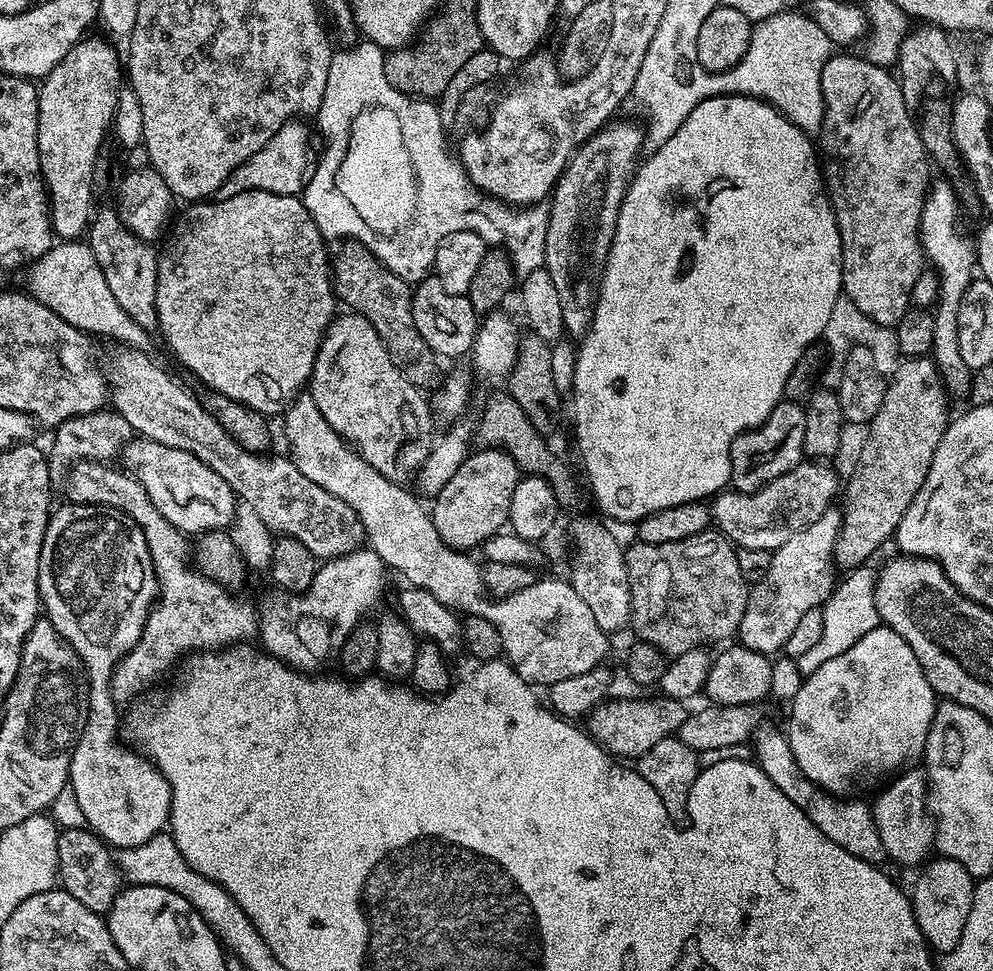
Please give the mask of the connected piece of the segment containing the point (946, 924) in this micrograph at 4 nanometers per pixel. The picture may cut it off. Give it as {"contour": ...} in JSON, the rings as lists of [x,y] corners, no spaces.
{"contour":[[[943,858],[929,859],[920,870],[916,885],[910,888],[912,909],[928,947],[933,953],[943,954],[958,946],[958,938],[962,938],[966,930],[966,918],[970,918],[972,905],[974,877],[958,862]]]}

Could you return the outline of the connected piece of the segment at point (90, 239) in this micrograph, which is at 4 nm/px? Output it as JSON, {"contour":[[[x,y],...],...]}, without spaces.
{"contour":[[[104,208],[91,217],[86,243],[98,258],[98,266],[102,266],[102,274],[110,291],[118,301],[118,306],[126,310],[126,314],[146,329],[157,327],[156,323],[156,283],[158,282],[158,252],[149,241],[135,236],[120,220],[116,210]]]}

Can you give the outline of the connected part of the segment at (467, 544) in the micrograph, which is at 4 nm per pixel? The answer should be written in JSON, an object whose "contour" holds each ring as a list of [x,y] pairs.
{"contour":[[[484,446],[481,449],[481,452],[473,451],[465,458],[446,486],[435,493],[433,500],[436,501],[430,504],[434,526],[442,542],[451,548],[479,549],[509,523],[511,498],[522,477],[520,467],[503,448]]]}

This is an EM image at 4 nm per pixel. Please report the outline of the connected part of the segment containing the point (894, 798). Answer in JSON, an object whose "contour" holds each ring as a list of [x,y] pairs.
{"contour":[[[916,766],[909,767],[907,770],[901,771],[891,782],[885,783],[879,792],[880,797],[877,798],[876,804],[871,805],[871,810],[882,838],[885,857],[889,861],[897,860],[900,864],[917,863],[916,865],[919,865],[921,862],[927,861],[934,848],[936,830],[928,810],[928,781],[923,771]]]}

